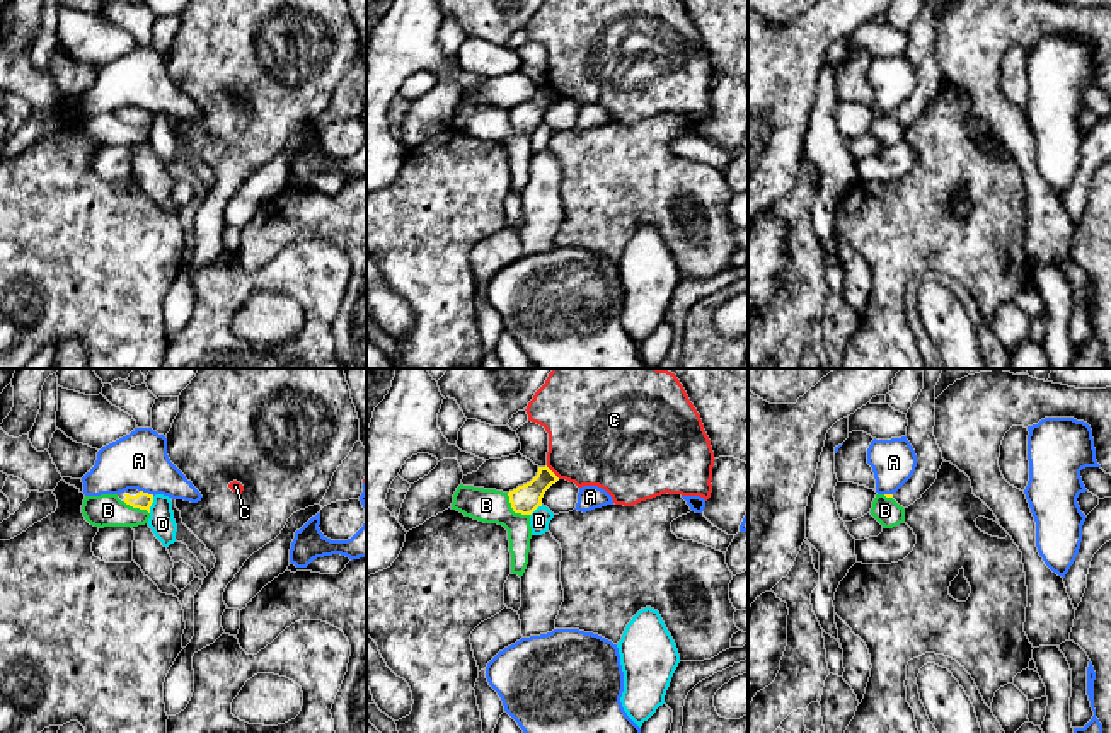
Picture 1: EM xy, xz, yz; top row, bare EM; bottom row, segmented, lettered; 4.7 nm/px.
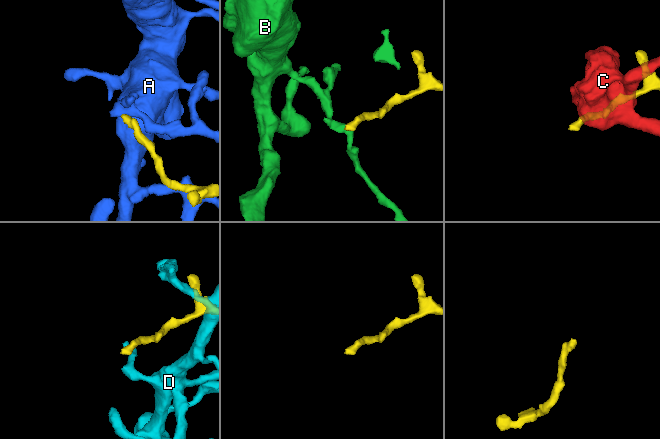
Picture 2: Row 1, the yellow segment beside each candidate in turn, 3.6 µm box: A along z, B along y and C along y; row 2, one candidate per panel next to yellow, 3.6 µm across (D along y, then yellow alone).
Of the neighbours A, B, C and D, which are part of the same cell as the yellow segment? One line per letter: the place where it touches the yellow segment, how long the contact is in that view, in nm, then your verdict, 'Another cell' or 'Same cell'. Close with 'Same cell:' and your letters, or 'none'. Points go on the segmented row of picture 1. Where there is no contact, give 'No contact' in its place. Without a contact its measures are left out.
A: Touches yellow at xy (147, 493). Shared border 80 nm. Another cell
B: Touches yellow at xz (513, 510). Shared border 160 nm. Another cell
C: Touches yellow at xz (551, 471). Shared border 90 nm. Another cell
D: Touches yellow at xy (150, 505). Shared border 80 nm. Another cell
Same cell: none

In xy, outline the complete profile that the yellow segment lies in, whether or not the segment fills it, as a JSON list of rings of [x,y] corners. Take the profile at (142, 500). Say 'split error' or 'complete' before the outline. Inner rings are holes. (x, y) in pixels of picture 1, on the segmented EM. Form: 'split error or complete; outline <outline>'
split error; outline [[[128,489],[124,493],[119,493],[118,498],[133,508],[147,510],[148,513],[153,503],[153,494],[138,489]]]

